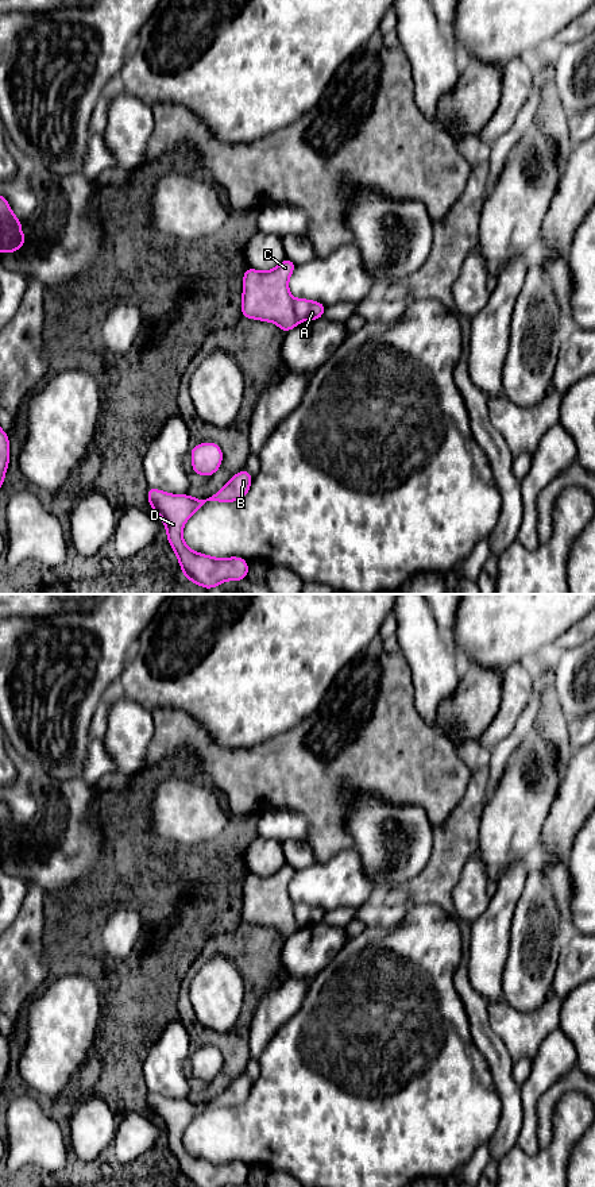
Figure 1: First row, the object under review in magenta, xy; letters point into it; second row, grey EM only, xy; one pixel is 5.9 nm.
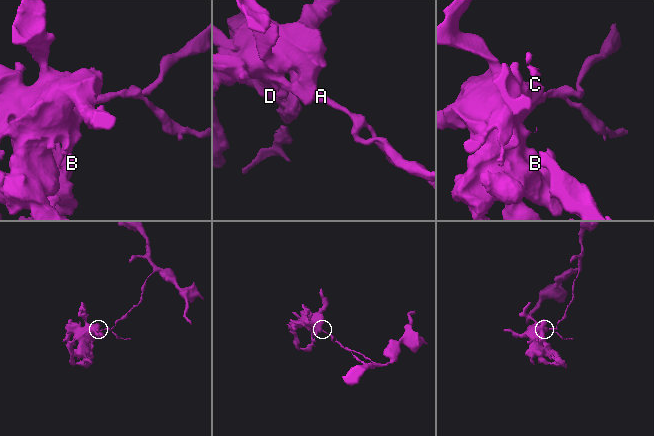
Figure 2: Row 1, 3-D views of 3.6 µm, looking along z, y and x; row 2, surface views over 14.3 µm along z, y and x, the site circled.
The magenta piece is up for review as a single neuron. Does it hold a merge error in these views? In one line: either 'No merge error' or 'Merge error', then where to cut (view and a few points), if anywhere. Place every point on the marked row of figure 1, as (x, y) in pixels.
Merge error. Split along xy (293, 300), (293, 312), (298, 322)

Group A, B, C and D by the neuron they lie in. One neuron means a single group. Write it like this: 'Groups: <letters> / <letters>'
Groups: A / B C D

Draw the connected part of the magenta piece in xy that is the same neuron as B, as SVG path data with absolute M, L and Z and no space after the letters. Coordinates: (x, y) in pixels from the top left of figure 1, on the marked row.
M244 469L236 473L216 494L206 500L189 497L188 494L170 494L159 489L147 489L151 509L162 517L167 540L175 552L182 575L205 589L213 589L225 581L242 581L248 575L248 563L243 558L213 558L192 551L183 537L185 523L206 501L233 502L248 493L252 477Z

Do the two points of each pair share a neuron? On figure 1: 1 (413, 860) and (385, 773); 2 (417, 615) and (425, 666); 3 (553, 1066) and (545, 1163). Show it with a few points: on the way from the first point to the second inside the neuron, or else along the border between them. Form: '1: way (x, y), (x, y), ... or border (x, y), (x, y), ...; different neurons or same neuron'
1: border (366, 793), (386, 804), (414, 804), (427, 813); different neurons
2: way (417, 627), (421, 642), (425, 646), (425, 654); same neuron
3: border (517, 1145), (528, 1153), (537, 1153), (541, 1149); different neurons

